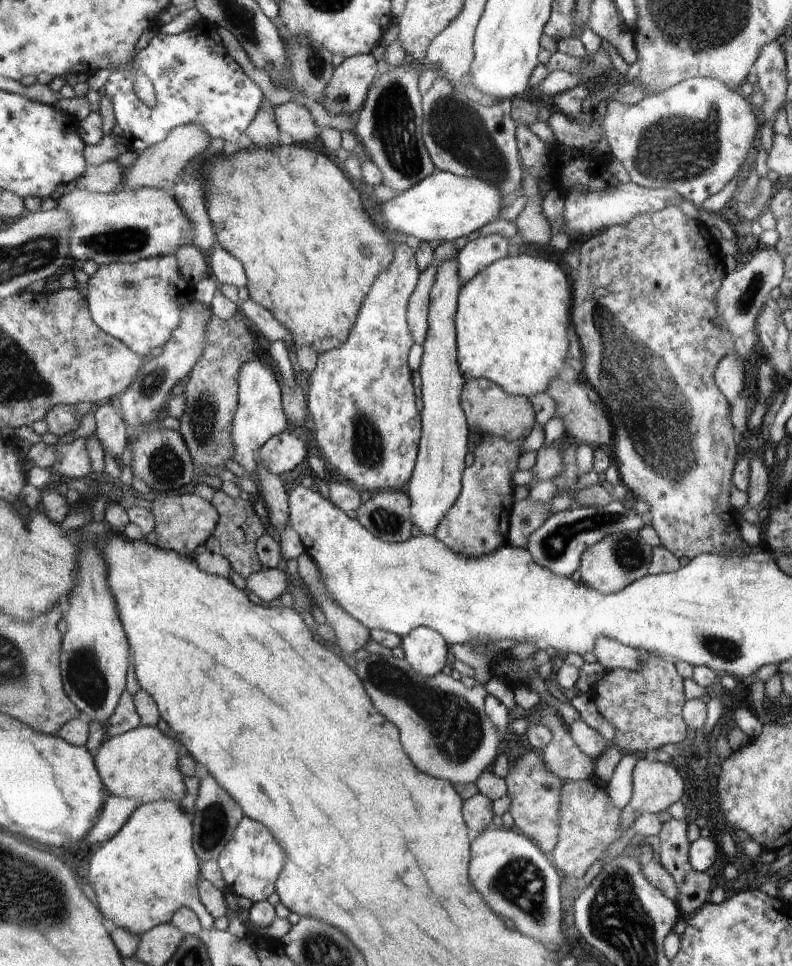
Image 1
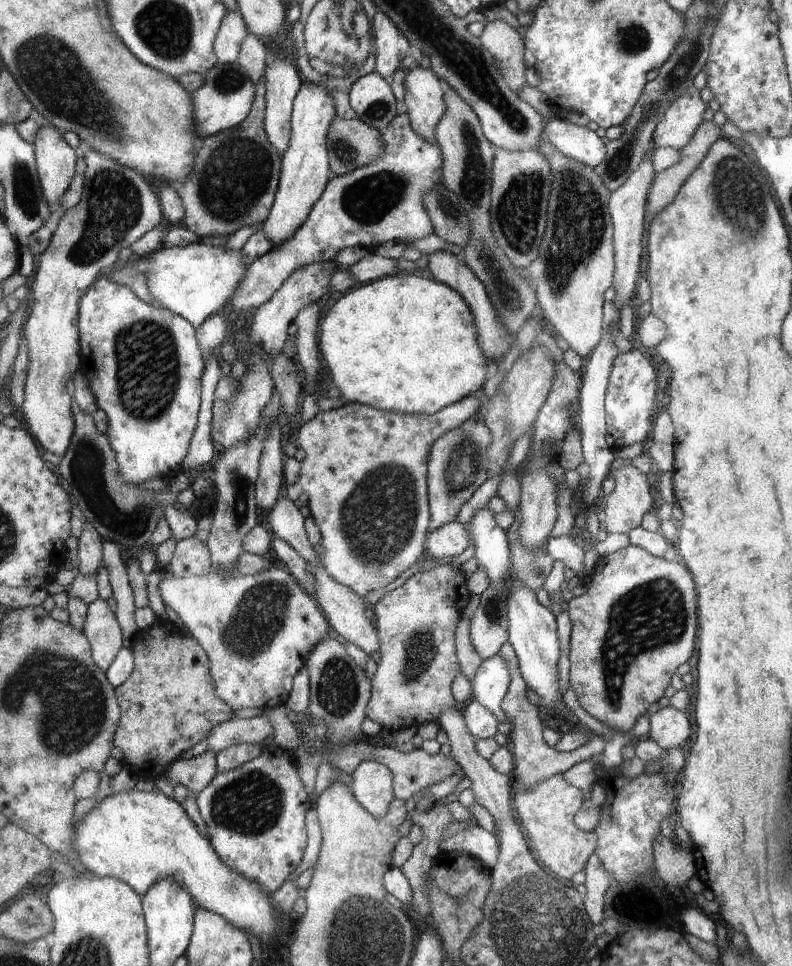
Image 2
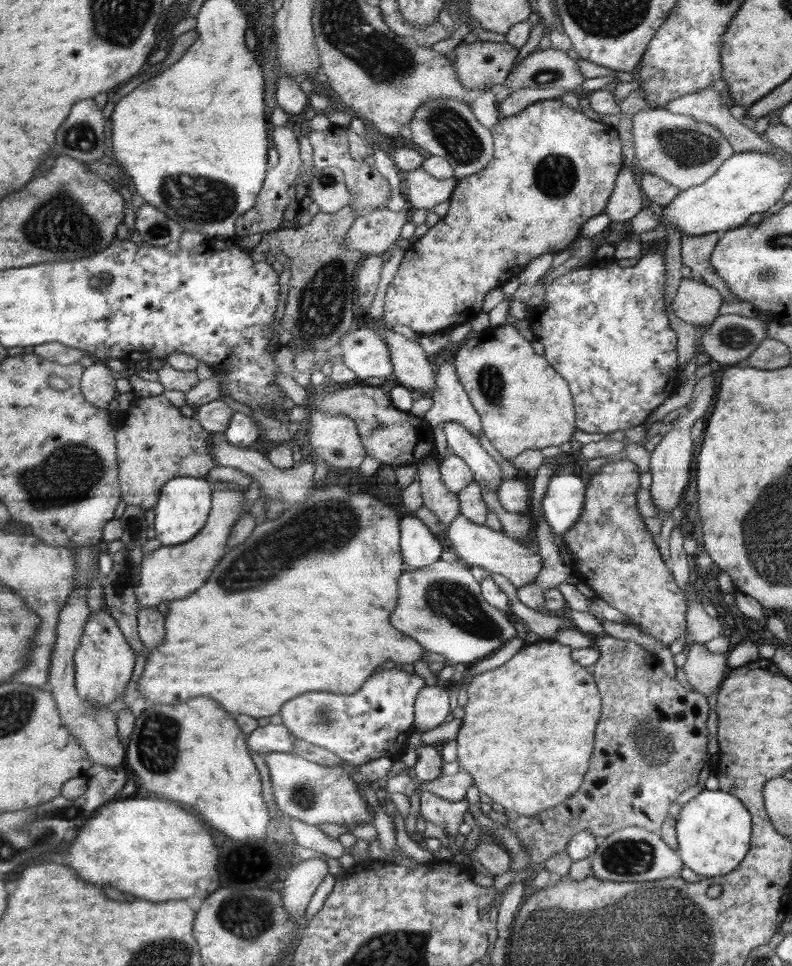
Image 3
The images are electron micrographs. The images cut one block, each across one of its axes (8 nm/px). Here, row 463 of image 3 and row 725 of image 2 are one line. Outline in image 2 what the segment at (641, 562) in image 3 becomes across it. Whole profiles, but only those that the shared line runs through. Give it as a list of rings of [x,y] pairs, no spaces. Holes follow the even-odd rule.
[[[628,545],[608,556],[600,555],[595,563],[593,570],[590,572],[586,582],[588,590],[577,594],[569,600],[569,604],[565,606],[568,611],[570,620],[572,621],[572,634],[570,636],[570,654],[568,660],[571,660],[571,672],[569,674],[570,689],[576,693],[578,704],[599,722],[608,726],[615,732],[631,732],[636,721],[640,716],[646,716],[648,707],[654,702],[658,702],[664,696],[666,688],[670,686],[670,680],[674,673],[683,671],[678,670],[680,664],[688,662],[694,646],[696,646],[696,628],[698,628],[698,620],[696,620],[696,592],[694,592],[694,580],[690,576],[690,572],[678,564],[678,562],[666,562],[664,557],[656,558],[652,554],[648,554],[646,550],[638,548],[636,545]]]

